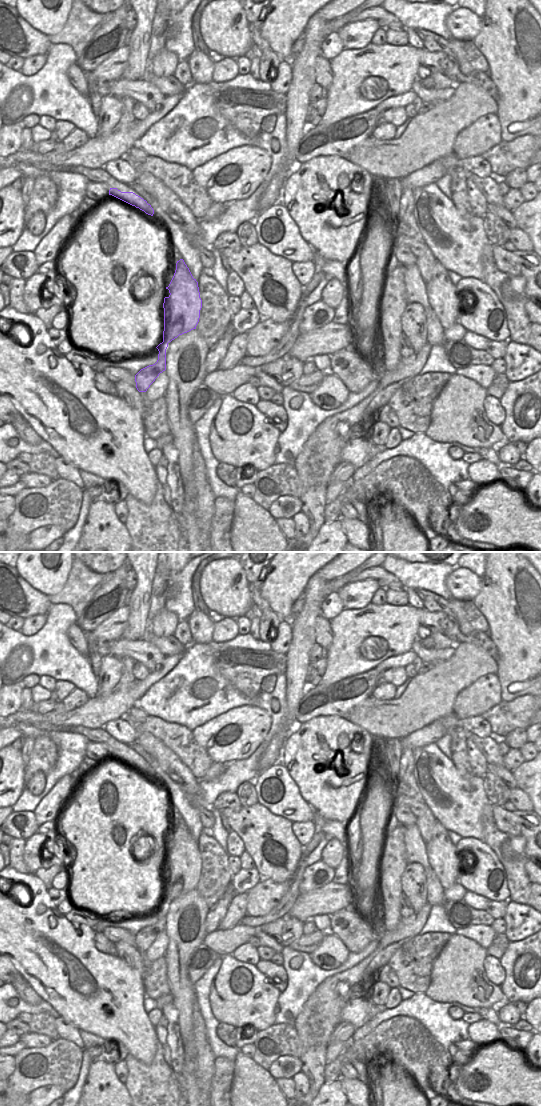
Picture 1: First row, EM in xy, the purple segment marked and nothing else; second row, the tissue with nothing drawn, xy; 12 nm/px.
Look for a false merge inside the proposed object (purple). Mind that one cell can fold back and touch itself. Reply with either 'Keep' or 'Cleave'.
Cleave.

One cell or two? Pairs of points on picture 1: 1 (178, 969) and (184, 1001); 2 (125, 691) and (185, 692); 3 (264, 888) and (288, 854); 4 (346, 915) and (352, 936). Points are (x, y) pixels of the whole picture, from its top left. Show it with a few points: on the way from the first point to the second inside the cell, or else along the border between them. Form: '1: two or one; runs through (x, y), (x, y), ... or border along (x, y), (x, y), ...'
1: one; runs through (178, 977), (183, 993)
2: two; border along (164, 675), (151, 686), (136, 704)
3: two; border along (263, 878), (269, 878), (276, 882), (288, 880)
4: one; runs through (346, 920), (352, 931)

